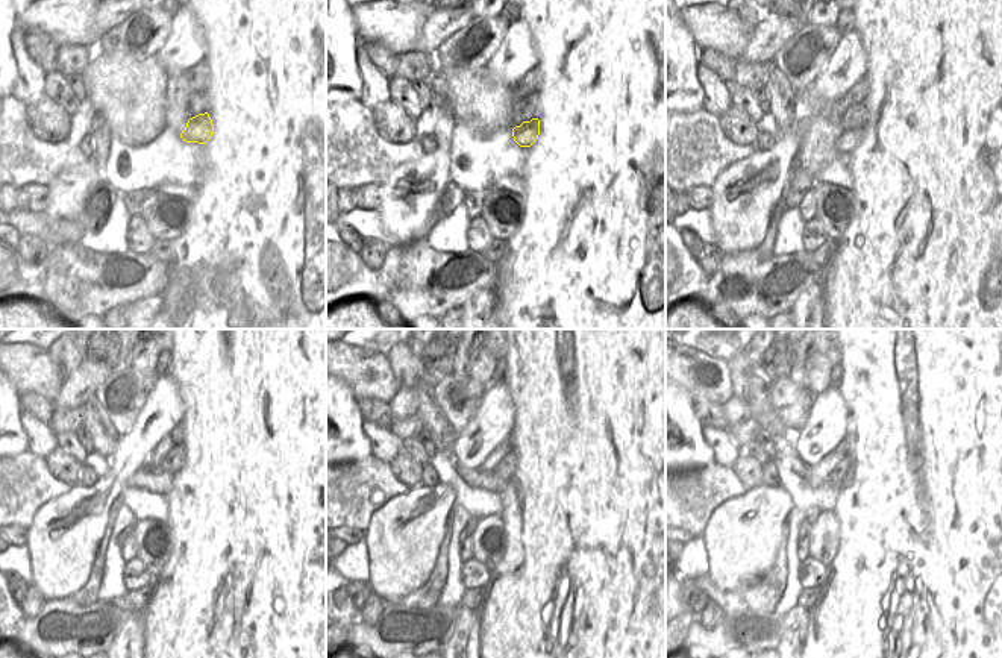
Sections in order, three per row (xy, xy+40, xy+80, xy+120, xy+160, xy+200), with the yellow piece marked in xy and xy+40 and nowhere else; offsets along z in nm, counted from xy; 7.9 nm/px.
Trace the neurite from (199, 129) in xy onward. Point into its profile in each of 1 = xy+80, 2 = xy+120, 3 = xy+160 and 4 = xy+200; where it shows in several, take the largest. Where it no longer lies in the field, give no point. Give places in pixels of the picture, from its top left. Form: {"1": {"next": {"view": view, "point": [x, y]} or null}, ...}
{"1": {"next": {"view": "xy+80", "point": [849, 140]}}, "2": {"next": {"view": "xy+120", "point": [156, 482]}}, "3": {"next": {"view": "xy+160", "point": [479, 479]}}, "4": {"next": {"view": "xy+200", "point": [784, 444]}}}

